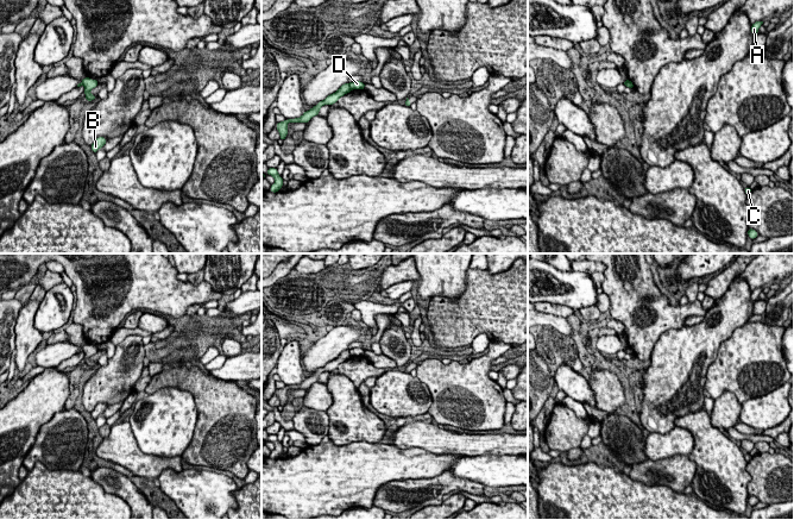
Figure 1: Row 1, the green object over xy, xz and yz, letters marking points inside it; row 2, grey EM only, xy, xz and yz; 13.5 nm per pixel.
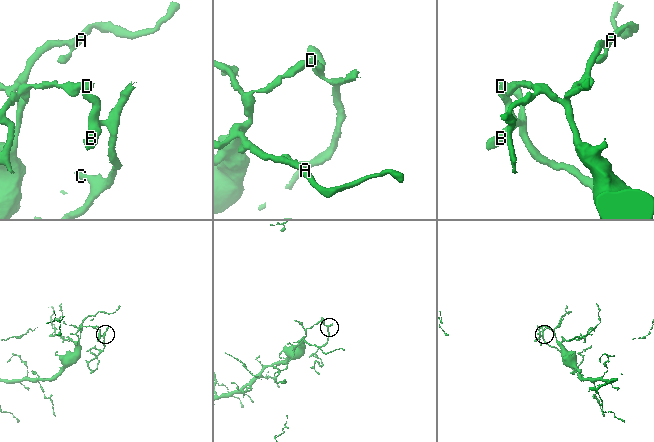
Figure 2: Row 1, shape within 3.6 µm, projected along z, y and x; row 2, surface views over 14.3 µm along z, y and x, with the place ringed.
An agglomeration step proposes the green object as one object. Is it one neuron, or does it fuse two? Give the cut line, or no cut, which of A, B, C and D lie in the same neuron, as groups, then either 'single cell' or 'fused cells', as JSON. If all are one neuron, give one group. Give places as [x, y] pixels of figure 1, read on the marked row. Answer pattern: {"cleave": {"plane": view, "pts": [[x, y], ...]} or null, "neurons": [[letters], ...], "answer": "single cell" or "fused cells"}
{"cleave": {"plane": "xz", "pts": [[348, 83], [351, 89]]}, "neurons": [["A"], ["B", "C", "D"]], "answer": "fused cells"}

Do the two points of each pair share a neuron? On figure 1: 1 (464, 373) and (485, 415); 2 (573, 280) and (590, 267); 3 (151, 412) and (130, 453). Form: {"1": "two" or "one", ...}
{"1": "one", "2": "two", "3": "two"}

